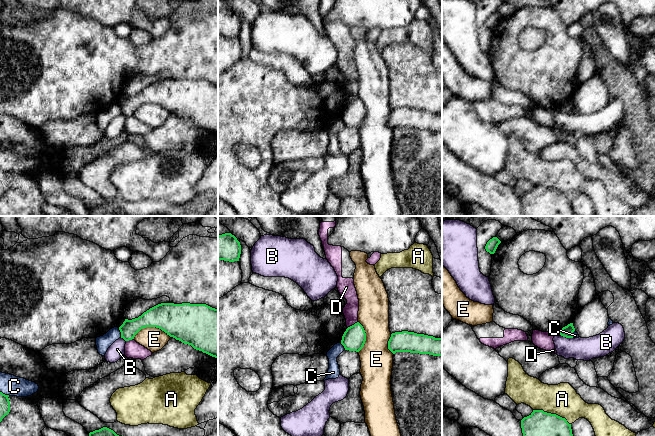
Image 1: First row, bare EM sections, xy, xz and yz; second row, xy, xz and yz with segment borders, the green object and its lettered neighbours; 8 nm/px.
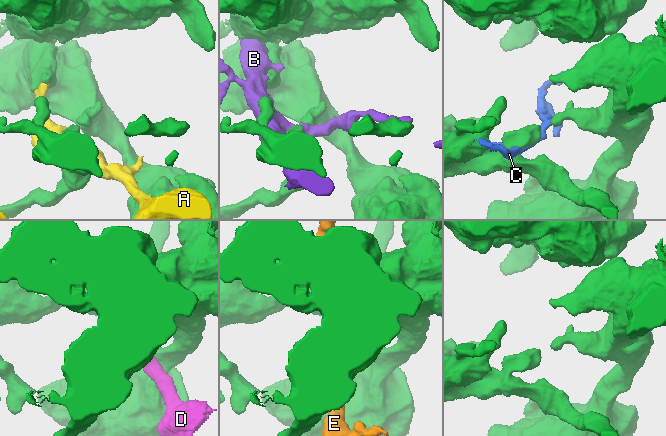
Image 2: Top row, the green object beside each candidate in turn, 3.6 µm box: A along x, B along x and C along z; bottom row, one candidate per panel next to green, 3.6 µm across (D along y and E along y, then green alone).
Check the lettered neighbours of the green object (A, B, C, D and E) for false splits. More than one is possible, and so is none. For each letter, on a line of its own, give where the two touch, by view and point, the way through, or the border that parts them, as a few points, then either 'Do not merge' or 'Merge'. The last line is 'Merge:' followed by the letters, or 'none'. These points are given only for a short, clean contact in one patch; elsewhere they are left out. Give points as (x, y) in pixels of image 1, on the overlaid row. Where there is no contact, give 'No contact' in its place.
A: Touches green at yz (552, 414). Do not merge
B: Touches green at yz (564, 336). Do not merge
C: Touches green at xy (121, 333). Do not merge
D: Touches green at xz (352, 325). Boundary: xz (357, 321), (347, 328). Do not merge
E: Touches green at xy (151, 326). Do not merge
Merge: none

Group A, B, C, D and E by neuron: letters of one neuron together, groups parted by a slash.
A / B / C / D / E

